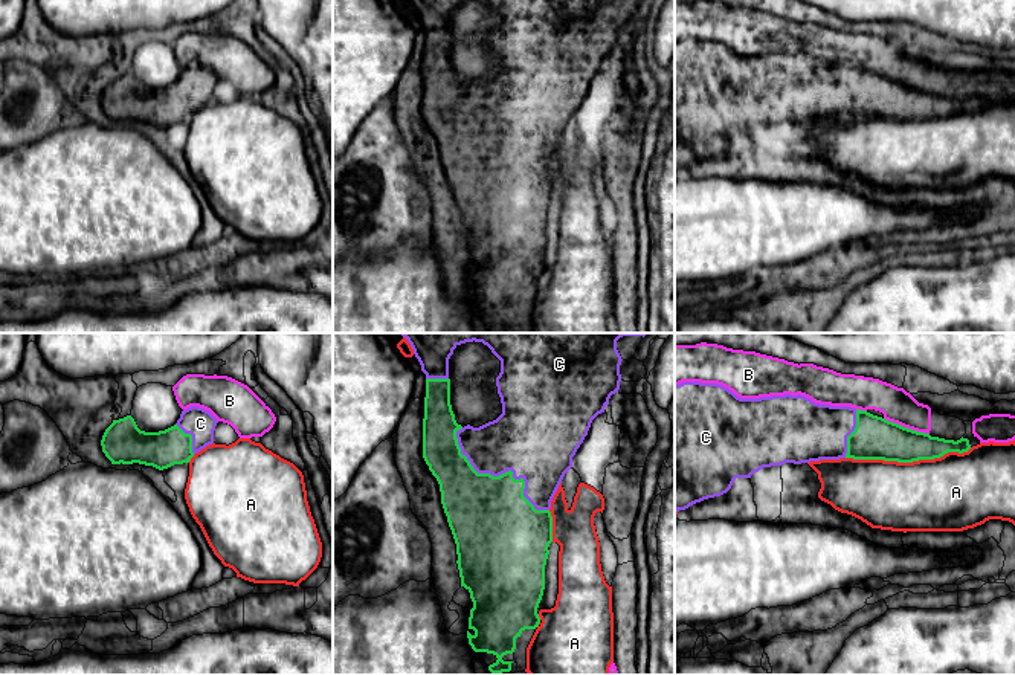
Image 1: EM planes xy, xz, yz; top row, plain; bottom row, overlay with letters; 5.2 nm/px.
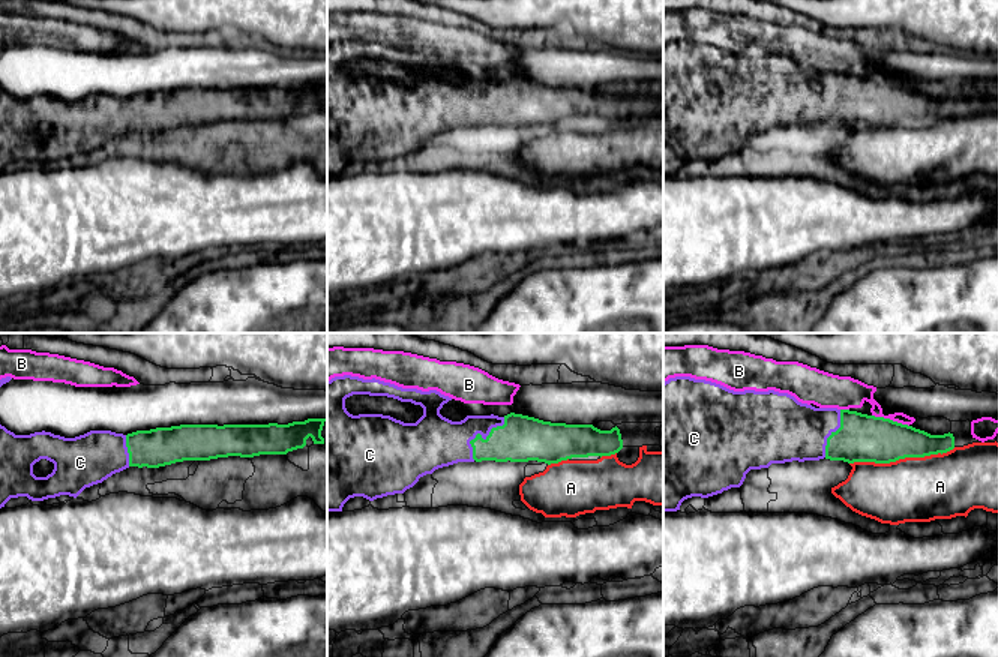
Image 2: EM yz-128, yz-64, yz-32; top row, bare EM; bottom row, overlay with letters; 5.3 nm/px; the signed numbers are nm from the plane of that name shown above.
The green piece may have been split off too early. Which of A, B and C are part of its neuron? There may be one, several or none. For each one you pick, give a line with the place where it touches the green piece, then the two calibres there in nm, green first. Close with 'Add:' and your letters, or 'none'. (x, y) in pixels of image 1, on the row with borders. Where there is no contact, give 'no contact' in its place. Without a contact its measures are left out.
C: xz (502, 474) | 440/420 nm
Add: C

